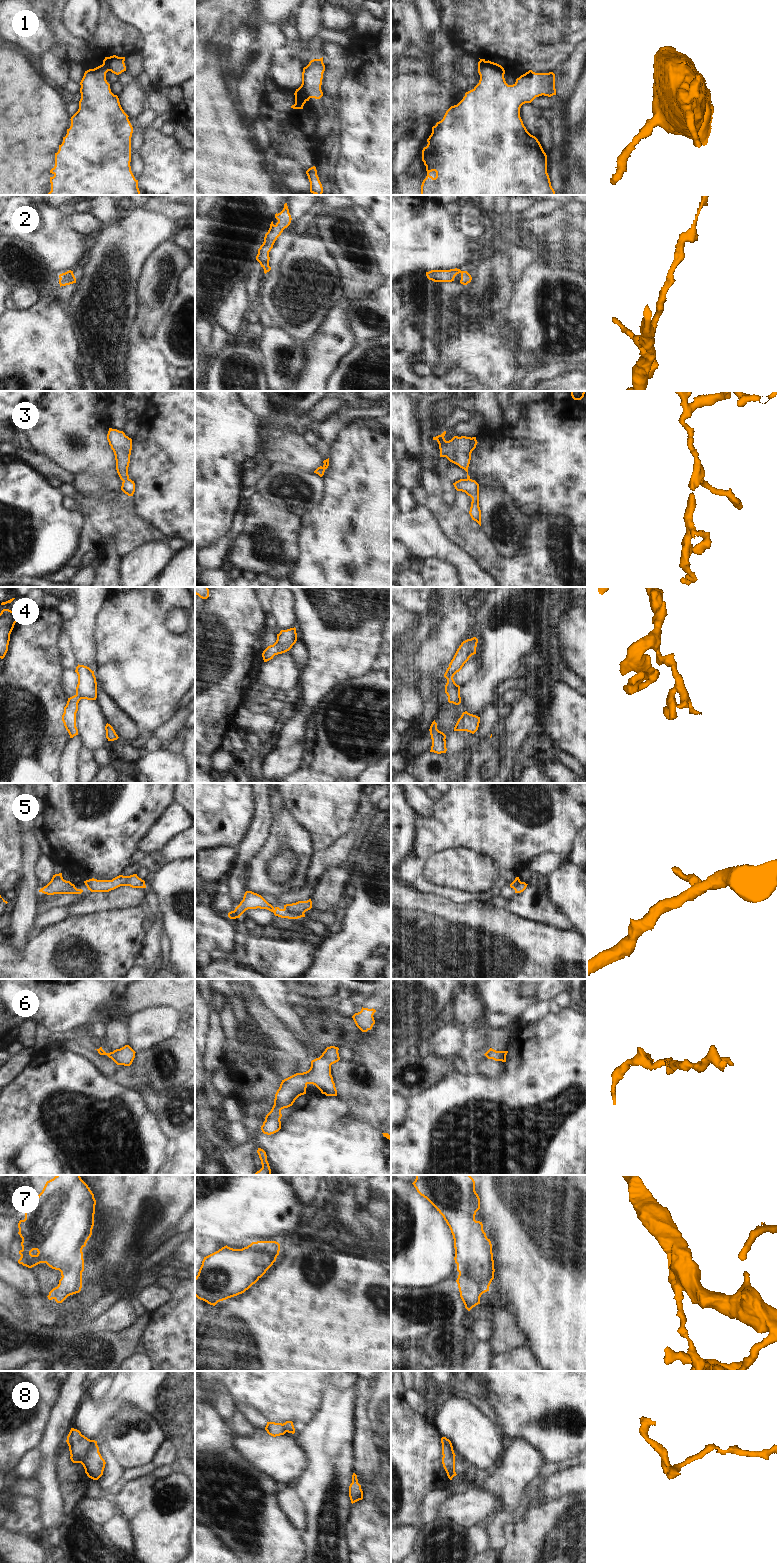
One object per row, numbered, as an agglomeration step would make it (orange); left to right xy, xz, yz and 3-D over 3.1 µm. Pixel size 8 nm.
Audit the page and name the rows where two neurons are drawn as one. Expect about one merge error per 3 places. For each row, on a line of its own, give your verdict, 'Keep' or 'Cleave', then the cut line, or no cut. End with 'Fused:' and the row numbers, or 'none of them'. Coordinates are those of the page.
1: Cleave. Split along xz (299, 87), (307, 100)
2: Cleave. Split along xy (72, 271), (67, 277), (60, 279)
3: Keep. No split
4: Keep. No split
5: Cleave. Split along xz (284, 907), (288, 912), (301, 912), (303, 914)
6: Keep. No split
7: Cleave. Split along yz (457, 1267), (464, 1270), (485, 1291)
8: Cleave. Split along xy (91, 1440), (84, 1457), (79, 1462)
Fused: 1, 2, 5, 7, 8.

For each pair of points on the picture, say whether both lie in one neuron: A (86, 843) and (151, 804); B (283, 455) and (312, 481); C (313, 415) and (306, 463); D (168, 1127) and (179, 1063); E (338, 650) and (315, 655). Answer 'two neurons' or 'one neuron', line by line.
A: one neuron
B: two neurons
C: two neurons
D: two neurons
E: one neuron

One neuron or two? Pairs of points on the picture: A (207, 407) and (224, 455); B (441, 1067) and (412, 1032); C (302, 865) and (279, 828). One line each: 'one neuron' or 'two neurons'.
A: one neuron
B: two neurons
C: one neuron

